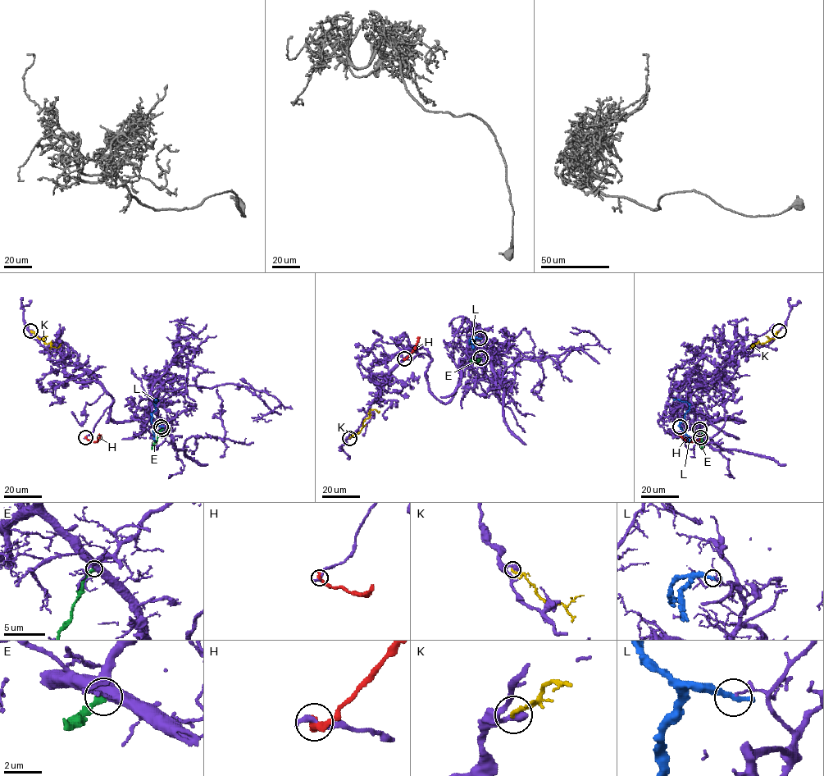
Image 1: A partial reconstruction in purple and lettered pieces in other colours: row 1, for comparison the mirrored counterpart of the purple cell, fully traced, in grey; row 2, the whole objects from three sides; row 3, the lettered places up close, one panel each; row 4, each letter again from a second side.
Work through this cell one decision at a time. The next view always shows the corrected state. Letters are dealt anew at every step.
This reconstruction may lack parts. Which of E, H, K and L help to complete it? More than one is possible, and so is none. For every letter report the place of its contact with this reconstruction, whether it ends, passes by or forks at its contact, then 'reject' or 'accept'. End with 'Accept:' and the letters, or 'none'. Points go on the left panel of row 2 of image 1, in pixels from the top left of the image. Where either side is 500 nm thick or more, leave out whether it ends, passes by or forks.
E: contact (162, 429); it ends; reject
H: contact (85, 437); it ends; reject
K: contact (30, 330); it ends; reject
L: contact (161, 426); it ends; reject
Accept: none

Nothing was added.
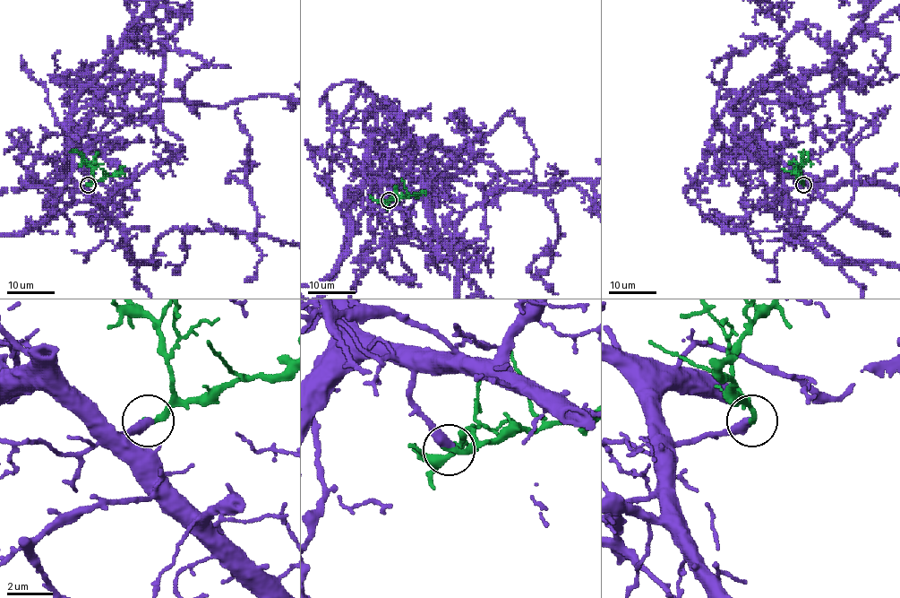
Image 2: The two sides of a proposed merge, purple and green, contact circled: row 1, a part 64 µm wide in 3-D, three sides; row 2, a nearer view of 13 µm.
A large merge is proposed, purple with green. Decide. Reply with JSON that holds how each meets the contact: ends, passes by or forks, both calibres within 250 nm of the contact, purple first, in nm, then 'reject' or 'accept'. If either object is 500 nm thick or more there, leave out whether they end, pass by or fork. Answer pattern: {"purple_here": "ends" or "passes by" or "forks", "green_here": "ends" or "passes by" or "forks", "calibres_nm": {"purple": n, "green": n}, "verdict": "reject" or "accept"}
{"purple_here": "ends", "green_here": "ends", "calibres_nm": {"purple": 440, "green": 280}, "verdict": "accept"}

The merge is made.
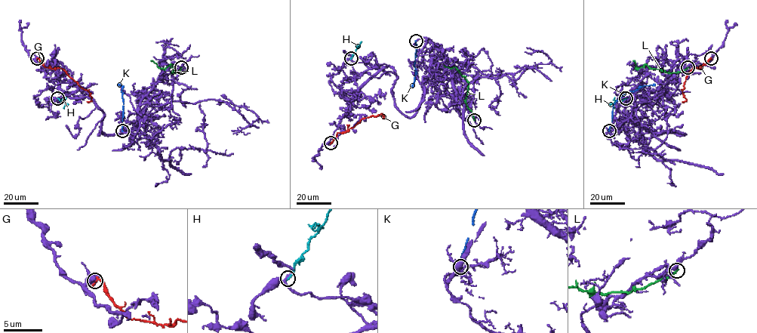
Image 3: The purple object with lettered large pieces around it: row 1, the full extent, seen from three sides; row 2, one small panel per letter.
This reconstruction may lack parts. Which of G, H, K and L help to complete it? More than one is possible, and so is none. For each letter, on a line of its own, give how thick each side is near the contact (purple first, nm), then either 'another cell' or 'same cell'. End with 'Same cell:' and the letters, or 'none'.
G: 800 nm thick on the purple side, 220 nm on the other; another cell
H: 190 nm thick on the purple side, 180 nm on the other; another cell
K: 240 nm thick on the purple side, 240 nm on the other; another cell
L: 360 nm thick on the purple side, 220 nm on the other; another cell
Same cell: none

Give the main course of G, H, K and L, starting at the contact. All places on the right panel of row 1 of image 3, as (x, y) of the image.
G: (711, 58), (700, 68), (694, 68), (687, 75), (681, 90), (687, 100), (681, 102)
H: (626, 98), (609, 104)
K: (609, 131), (613, 107), (620, 97), (626, 92), (654, 84)
L: (687, 67), (676, 72), (650, 68), (644, 64), (636, 69), (635, 61), (632, 61)

